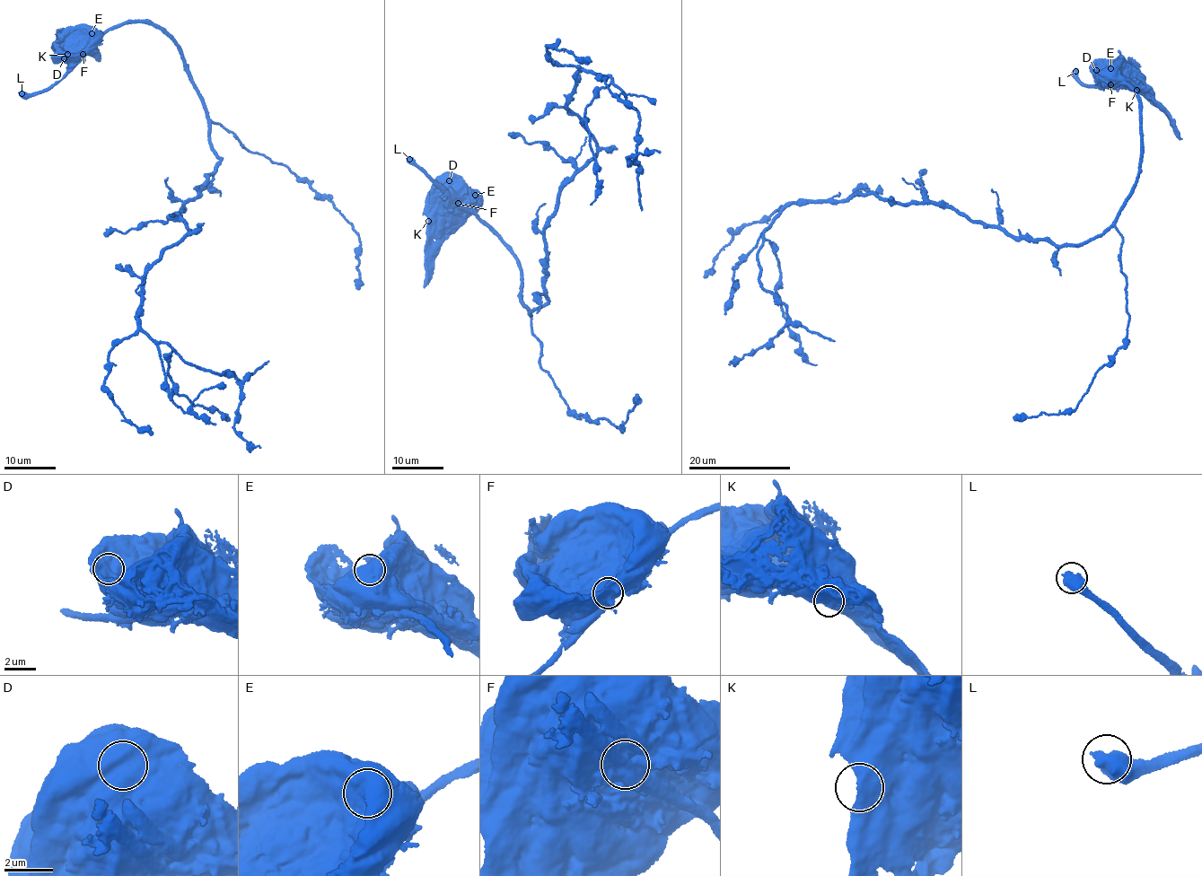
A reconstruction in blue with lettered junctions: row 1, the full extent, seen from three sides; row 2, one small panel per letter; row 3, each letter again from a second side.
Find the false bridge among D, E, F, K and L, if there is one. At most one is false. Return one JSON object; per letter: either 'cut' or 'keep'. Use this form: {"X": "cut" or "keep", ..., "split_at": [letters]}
{"D": "keep", "E": "keep", "F": "cut", "K": "keep", "L": "keep", "split_at": ["F"]}

